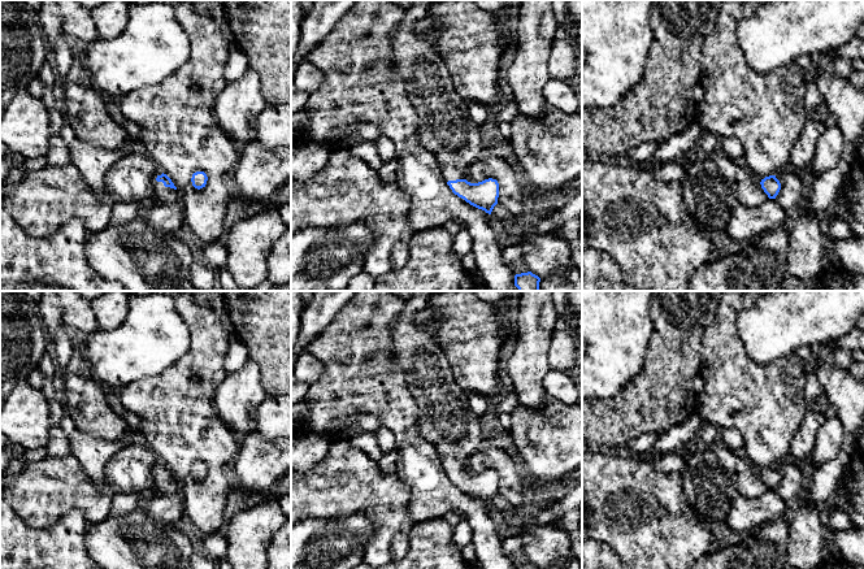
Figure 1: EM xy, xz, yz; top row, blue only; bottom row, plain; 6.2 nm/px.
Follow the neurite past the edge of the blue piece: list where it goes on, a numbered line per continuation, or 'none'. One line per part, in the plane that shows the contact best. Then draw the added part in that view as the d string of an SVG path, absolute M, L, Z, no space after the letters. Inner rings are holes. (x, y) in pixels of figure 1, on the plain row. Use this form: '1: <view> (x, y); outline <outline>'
1: xy (163, 485); outline M155 472L155 486L153 490L149 492L152 494L179 494L181 492L181 485L178 481L165 478L162 473Z

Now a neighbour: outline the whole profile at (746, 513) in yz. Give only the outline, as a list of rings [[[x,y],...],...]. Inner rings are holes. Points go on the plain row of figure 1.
[[[768,490],[756,498],[735,499],[729,509],[726,525],[735,533],[752,531],[770,520],[789,514],[789,504],[776,490]]]

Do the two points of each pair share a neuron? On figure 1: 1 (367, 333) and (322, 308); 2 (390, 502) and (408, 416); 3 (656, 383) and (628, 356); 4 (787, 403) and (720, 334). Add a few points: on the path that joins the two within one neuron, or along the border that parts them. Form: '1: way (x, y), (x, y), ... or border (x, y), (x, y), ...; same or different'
1: border (347, 304), (316, 338); different
2: border (395, 473), (409, 487), (411, 500); different
3: border (650, 338), (643, 357), (643, 366), (620, 389); different
4: way (768, 391), (730, 354); same

